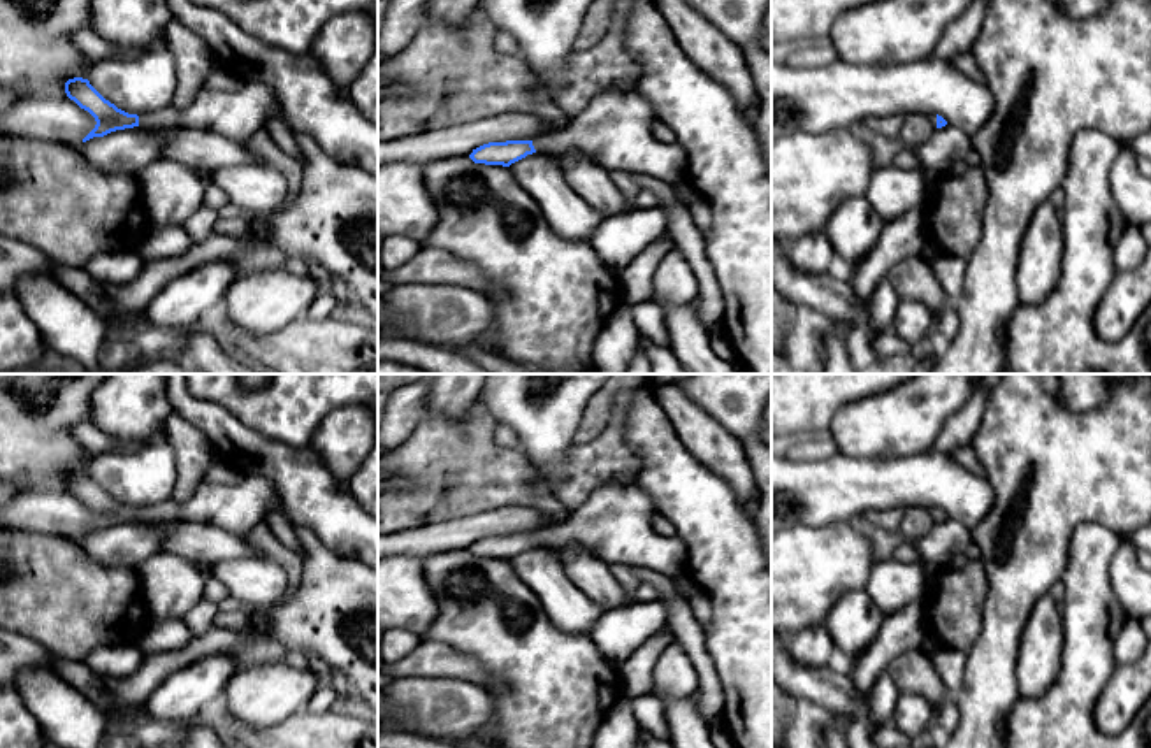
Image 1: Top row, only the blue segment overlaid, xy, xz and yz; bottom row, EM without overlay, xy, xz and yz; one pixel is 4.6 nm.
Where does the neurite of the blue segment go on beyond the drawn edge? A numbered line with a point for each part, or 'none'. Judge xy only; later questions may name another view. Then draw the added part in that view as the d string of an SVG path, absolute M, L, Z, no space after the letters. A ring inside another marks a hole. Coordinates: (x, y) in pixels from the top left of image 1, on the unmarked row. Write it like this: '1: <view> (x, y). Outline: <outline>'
1: xy (239, 508). Outline: M246 476L234 486L211 483L204 478L186 500L169 499L156 506L141 507L139 520L142 523L202 521L246 539L250 530L264 521L271 509L281 511L281 502L276 488L265 478Z

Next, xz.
1: xz (614, 524). Outline: M610 481L554 527L532 532L536 546L578 543L606 564L647 567L675 578L685 571L687 550L652 527L652 497L636 481Z

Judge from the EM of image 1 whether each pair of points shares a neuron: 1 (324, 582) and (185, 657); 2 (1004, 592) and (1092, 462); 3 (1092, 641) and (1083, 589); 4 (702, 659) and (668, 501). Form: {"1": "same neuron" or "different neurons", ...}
{"1": "same neuron", "2": "same neuron", "3": "same neuron", "4": "different neurons"}

